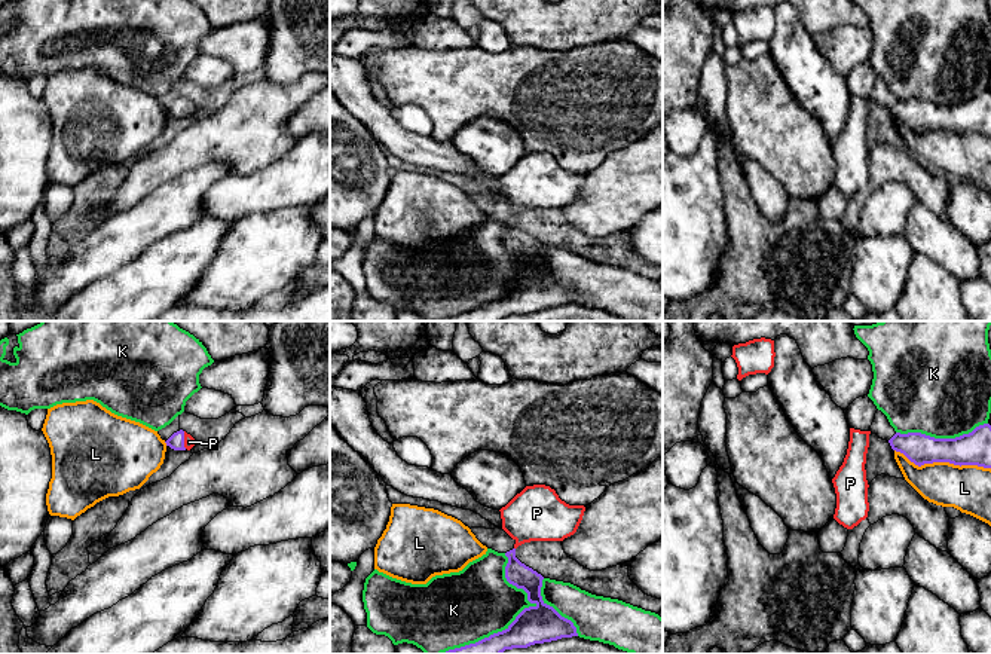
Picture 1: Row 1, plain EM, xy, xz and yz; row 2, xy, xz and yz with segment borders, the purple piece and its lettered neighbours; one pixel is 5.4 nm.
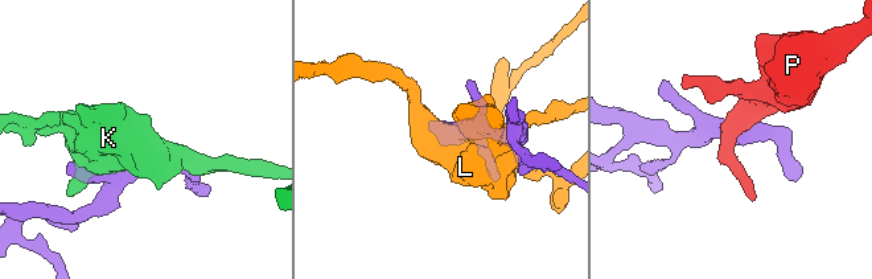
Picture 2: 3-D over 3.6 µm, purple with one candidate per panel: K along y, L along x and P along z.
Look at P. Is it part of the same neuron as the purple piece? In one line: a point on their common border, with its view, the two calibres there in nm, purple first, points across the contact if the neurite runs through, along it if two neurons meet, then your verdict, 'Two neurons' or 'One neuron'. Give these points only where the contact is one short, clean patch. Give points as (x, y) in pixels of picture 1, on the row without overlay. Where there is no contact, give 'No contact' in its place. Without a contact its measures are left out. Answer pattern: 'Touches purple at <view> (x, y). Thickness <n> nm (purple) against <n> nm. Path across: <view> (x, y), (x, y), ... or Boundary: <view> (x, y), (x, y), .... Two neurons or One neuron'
Touches purple at xy (183, 107). Thickness 90 nm (purple) against 60 nm. Path across: xy (176, 109), (183, 107), (189, 109). One neuron

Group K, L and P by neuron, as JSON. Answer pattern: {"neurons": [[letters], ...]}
{"neurons": [["K"], ["L"], ["P"]]}

